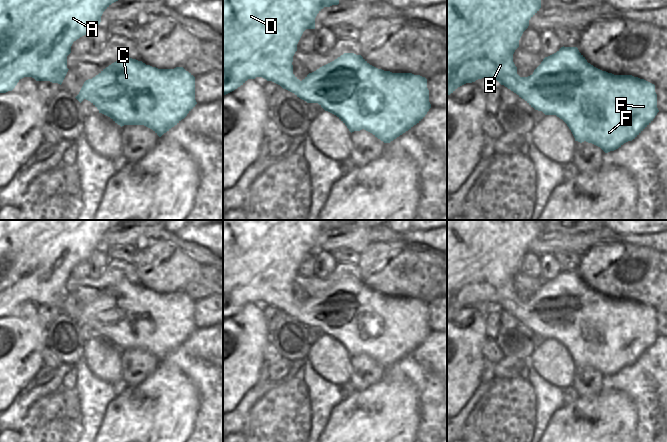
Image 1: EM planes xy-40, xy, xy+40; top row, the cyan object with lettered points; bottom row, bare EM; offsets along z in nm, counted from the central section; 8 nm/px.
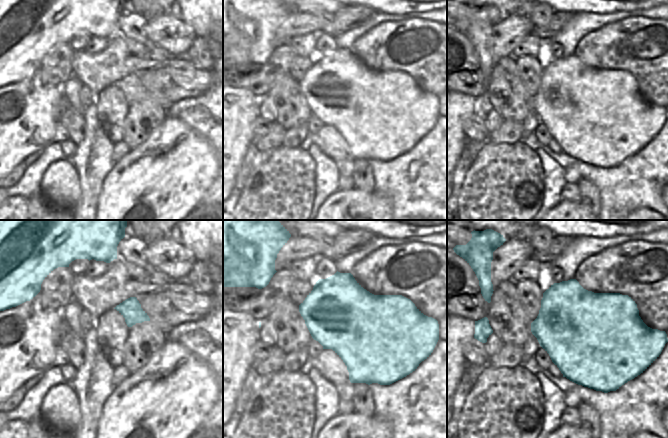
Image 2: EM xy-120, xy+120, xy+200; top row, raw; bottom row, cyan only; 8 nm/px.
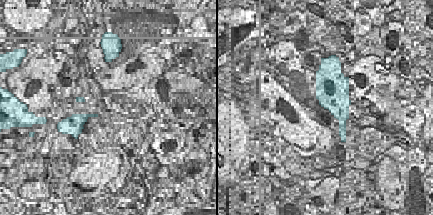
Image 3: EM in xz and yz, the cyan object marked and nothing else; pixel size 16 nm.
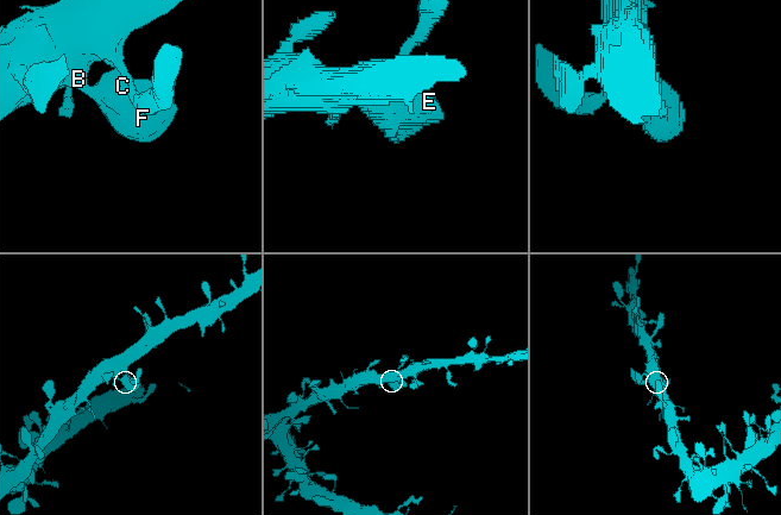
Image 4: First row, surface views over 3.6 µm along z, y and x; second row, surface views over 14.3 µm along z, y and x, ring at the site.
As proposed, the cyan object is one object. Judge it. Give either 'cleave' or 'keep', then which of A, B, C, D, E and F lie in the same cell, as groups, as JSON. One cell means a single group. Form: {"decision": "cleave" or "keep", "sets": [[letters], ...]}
{"decision": "keep", "sets": [["A", "B", "C", "D", "E", "F"]]}

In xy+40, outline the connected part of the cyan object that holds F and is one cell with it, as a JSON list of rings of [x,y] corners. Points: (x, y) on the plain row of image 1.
[[[447,220],[447,320],[453,317],[458,311],[475,306],[484,301],[496,303],[501,309],[504,309],[519,321],[524,323],[535,334],[542,335],[545,339],[556,339],[562,343],[571,354],[575,365],[580,367],[586,365],[600,371],[605,377],[614,375],[624,367],[635,363],[655,342],[659,336],[657,332],[657,318],[655,309],[632,299],[614,299],[602,295],[587,286],[585,281],[579,276],[577,271],[561,271],[556,277],[545,281],[541,288],[528,301],[520,301],[517,298],[517,291],[513,286],[513,278],[519,271],[519,264],[523,256],[529,250],[529,244],[541,232],[543,220]]]

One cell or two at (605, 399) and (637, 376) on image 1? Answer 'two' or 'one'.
two

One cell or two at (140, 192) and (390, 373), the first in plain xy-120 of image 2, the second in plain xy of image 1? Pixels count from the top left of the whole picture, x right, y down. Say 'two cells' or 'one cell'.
two cells

